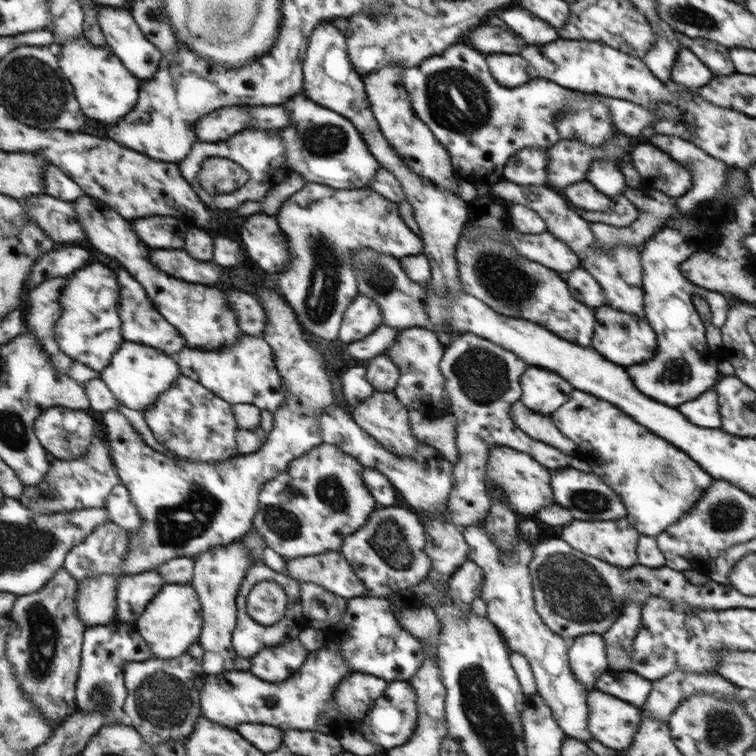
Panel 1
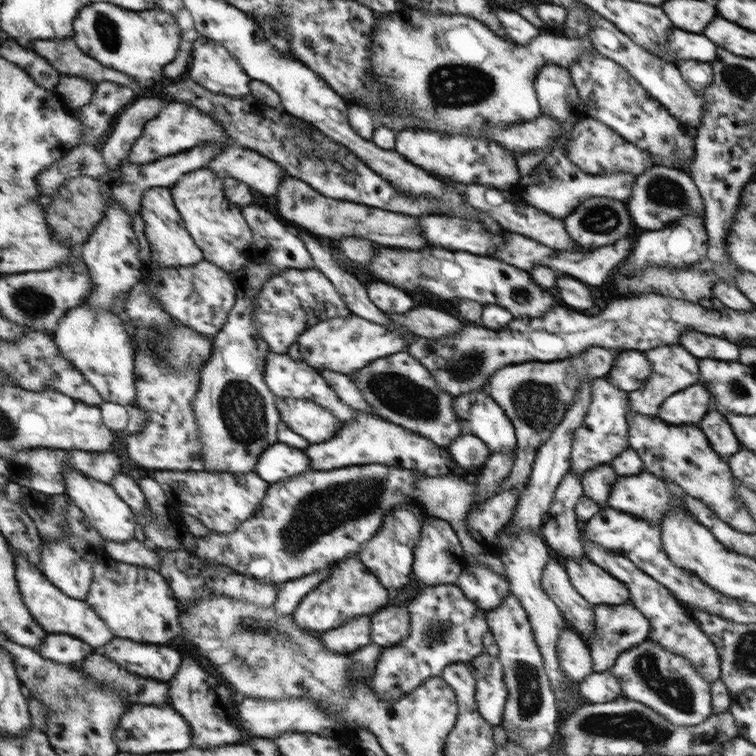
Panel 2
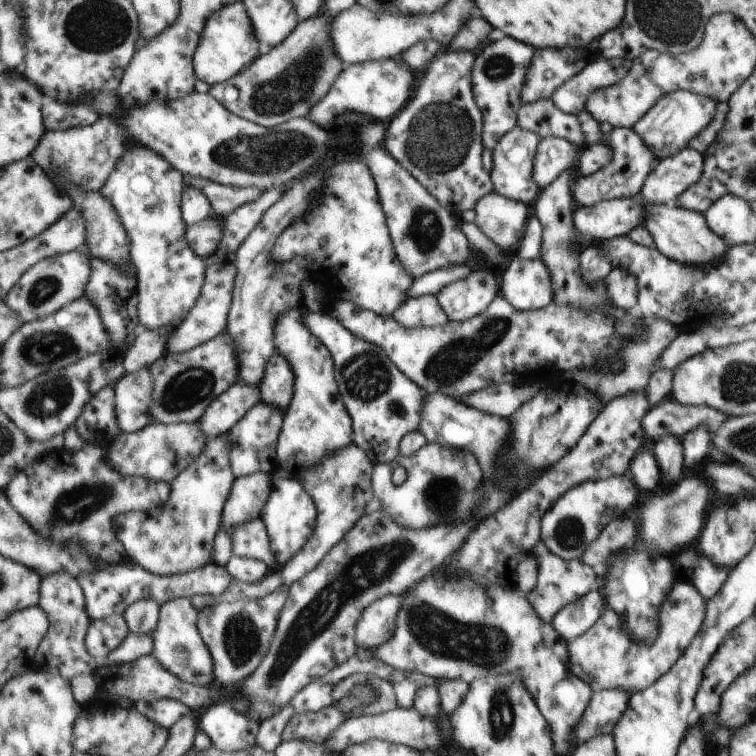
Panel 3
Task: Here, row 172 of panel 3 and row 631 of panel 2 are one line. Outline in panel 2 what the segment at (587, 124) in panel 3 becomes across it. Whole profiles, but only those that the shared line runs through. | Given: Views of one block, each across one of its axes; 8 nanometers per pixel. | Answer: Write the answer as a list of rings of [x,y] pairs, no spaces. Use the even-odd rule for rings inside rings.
[[[631,599],[625,604],[615,606],[594,605],[592,613],[594,633],[589,638],[583,639],[589,648],[593,673],[610,669],[624,650],[640,645],[648,636],[648,619],[632,605]]]

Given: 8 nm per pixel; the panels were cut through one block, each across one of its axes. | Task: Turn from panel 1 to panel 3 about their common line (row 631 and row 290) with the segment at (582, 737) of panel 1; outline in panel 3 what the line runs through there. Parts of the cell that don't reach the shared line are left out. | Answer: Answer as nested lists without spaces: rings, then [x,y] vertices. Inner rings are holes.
[[[512,256],[508,264],[497,272],[499,295],[518,311],[532,311],[543,308],[552,302],[553,284],[548,266],[541,259],[525,260]]]

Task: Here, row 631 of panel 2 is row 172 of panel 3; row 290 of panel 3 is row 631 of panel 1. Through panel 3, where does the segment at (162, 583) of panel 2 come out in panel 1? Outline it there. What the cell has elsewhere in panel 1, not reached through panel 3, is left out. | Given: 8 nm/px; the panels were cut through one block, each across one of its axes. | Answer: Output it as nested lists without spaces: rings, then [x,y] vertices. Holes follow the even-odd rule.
[[[166,583],[135,623],[143,638],[149,643],[155,658],[177,658],[186,652],[190,644],[197,642],[200,636],[203,613],[199,596],[190,583]]]

